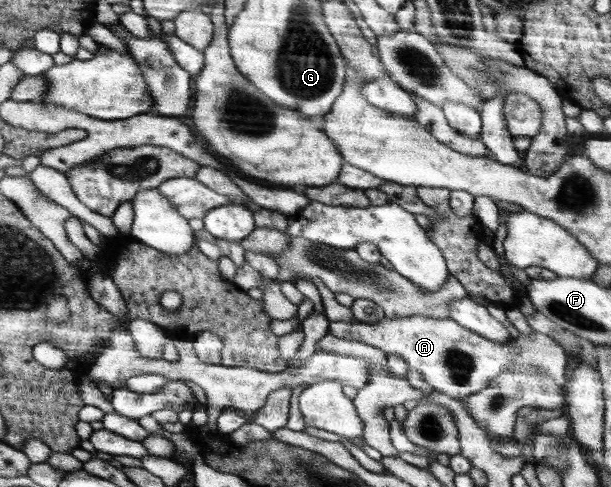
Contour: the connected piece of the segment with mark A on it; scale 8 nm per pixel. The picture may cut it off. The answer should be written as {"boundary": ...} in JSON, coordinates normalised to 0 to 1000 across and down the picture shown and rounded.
{"boundary":[[[676,647],[660,653],[627,653],[619,663],[601,665],[581,657],[573,661],[542,659],[538,684],[565,698],[588,698],[627,719],[632,729],[650,727],[663,739],[669,758],[689,766],[692,780],[712,803],[741,819],[761,819],[764,813],[787,805],[807,789],[822,764],[836,754],[879,754],[894,764],[921,807],[928,772],[928,727],[903,692],[874,678],[869,688],[836,690],[838,702],[817,706],[797,698],[784,684],[753,667],[750,659],[732,653]]]}

